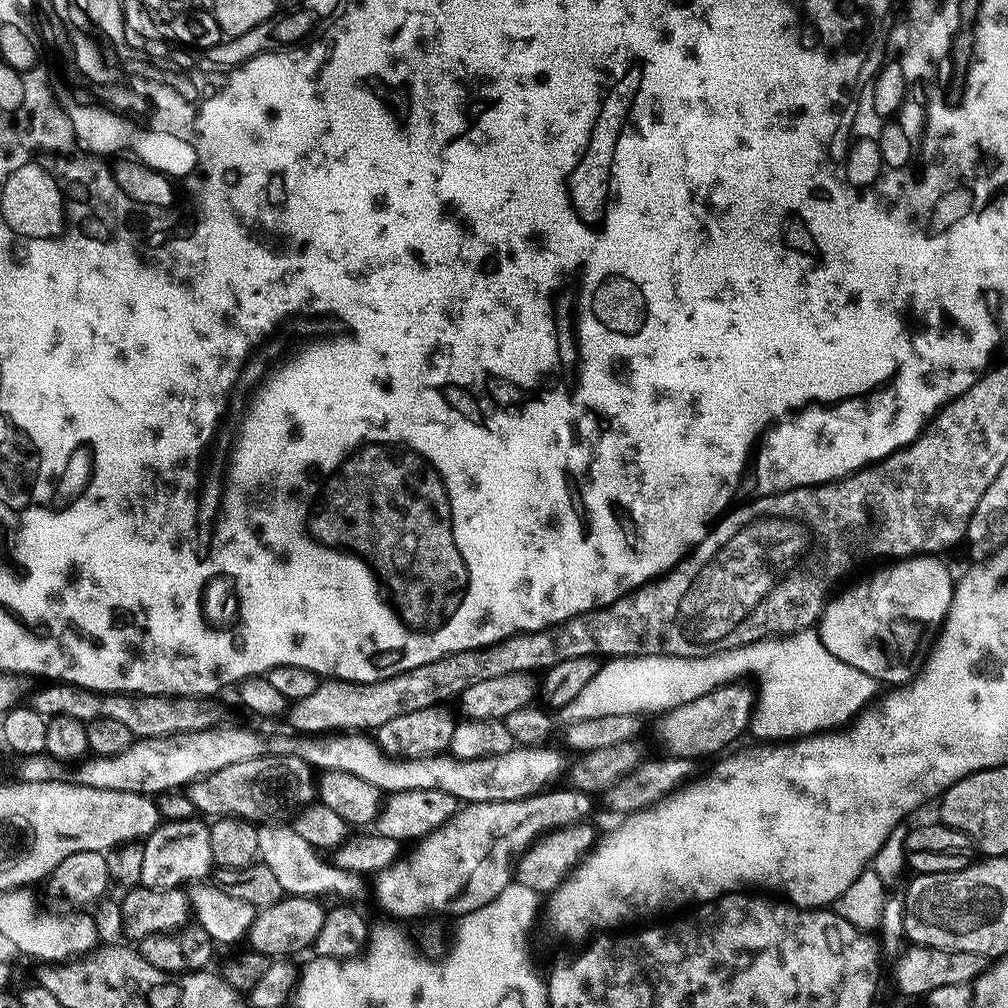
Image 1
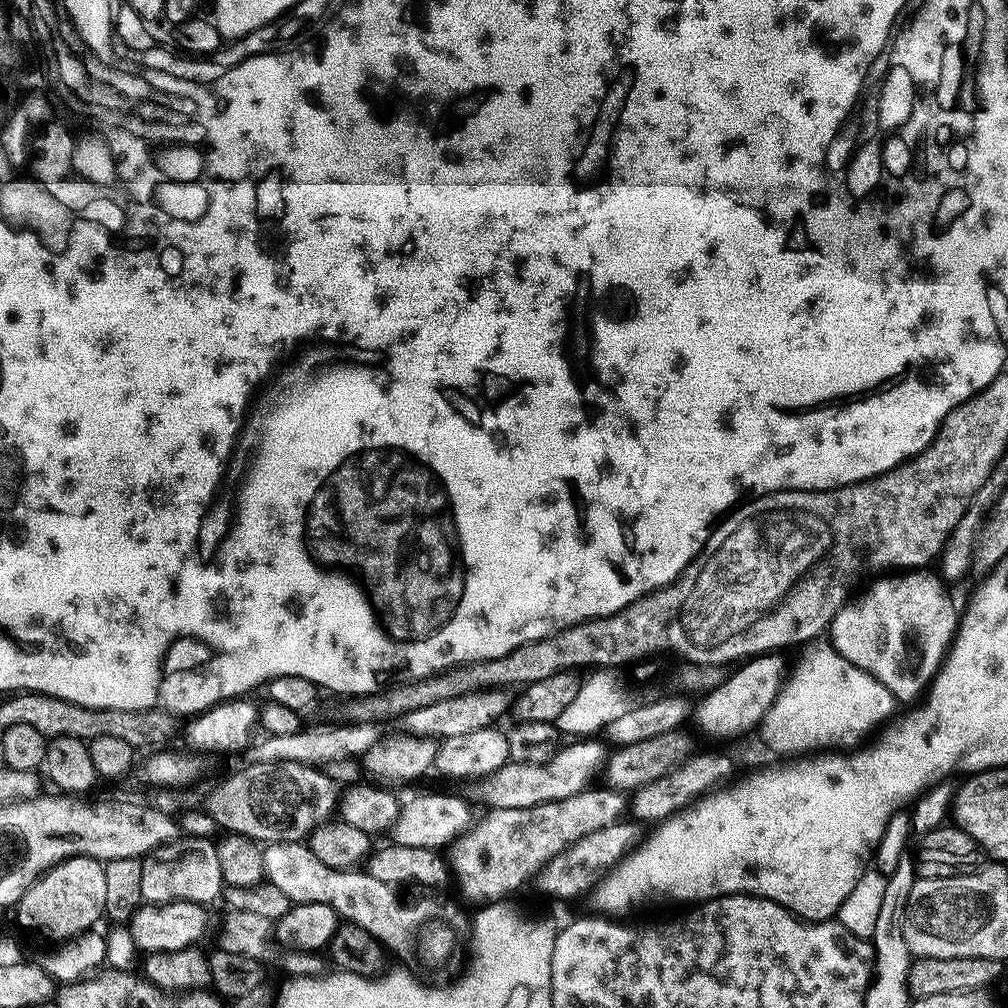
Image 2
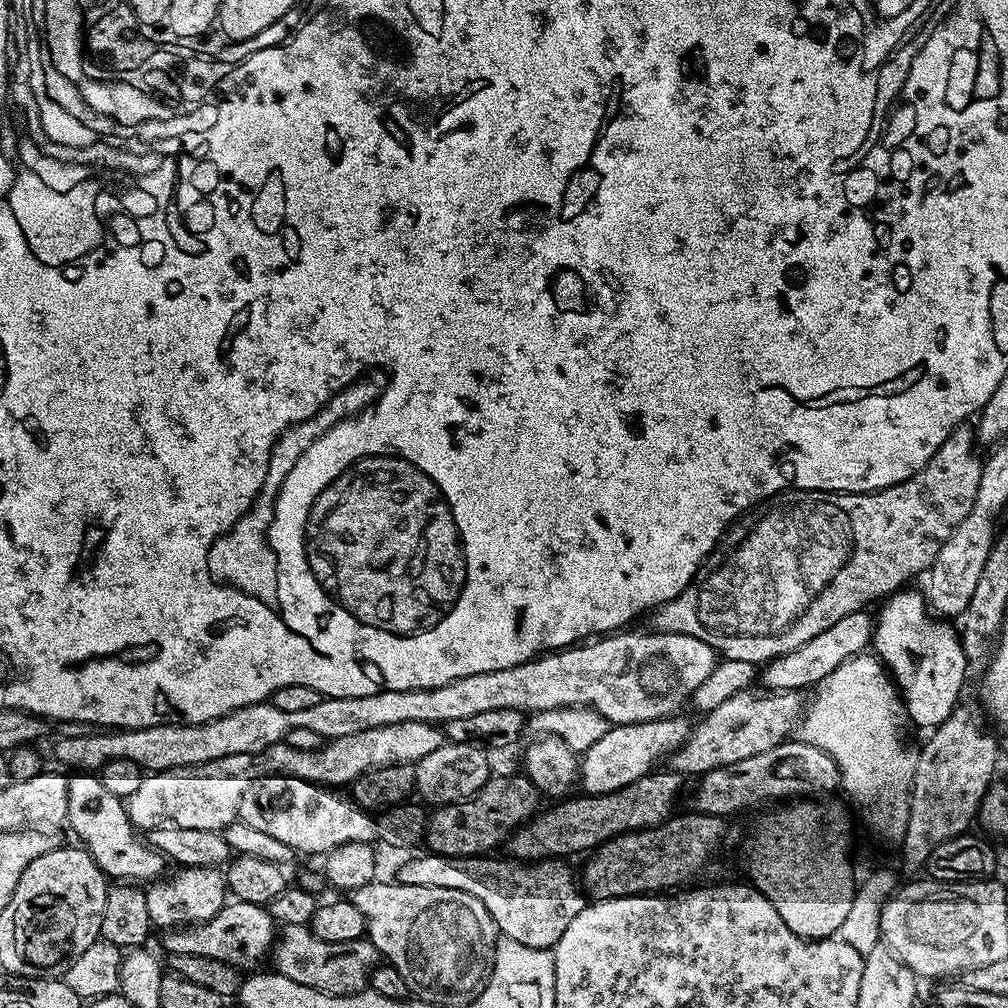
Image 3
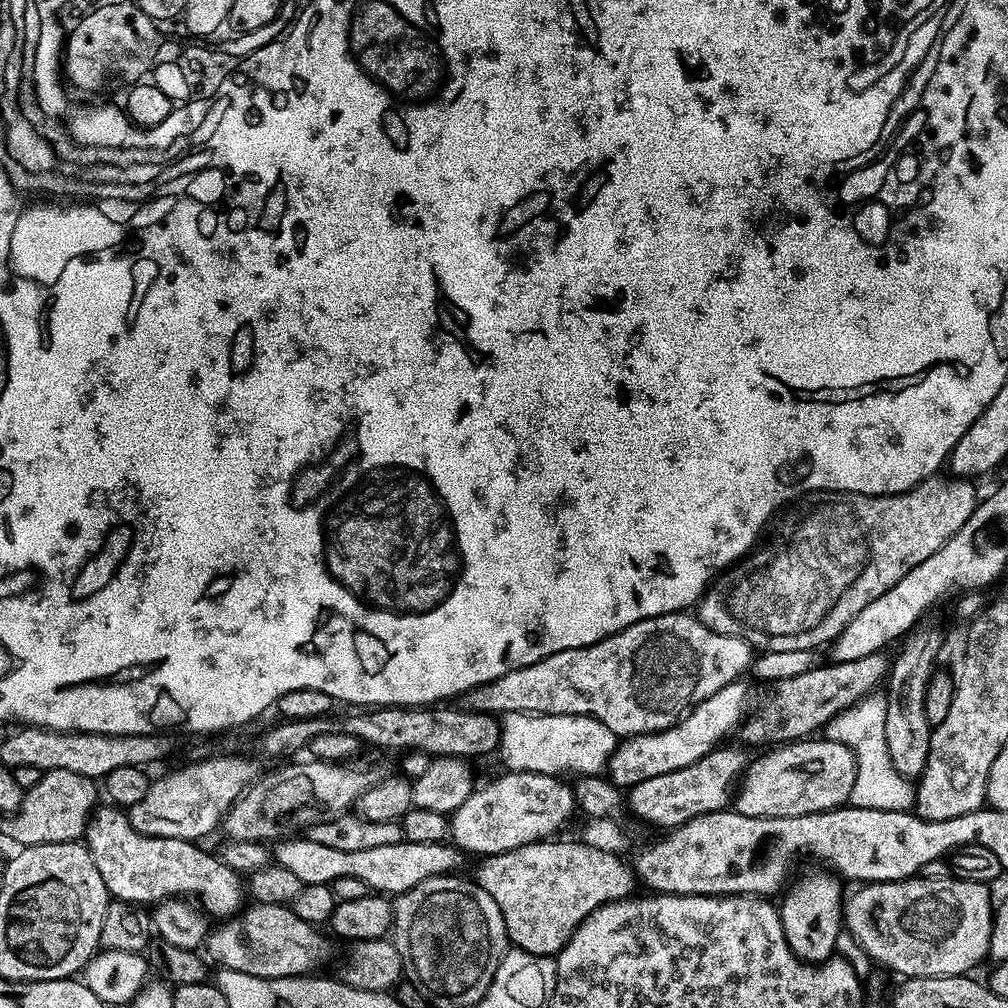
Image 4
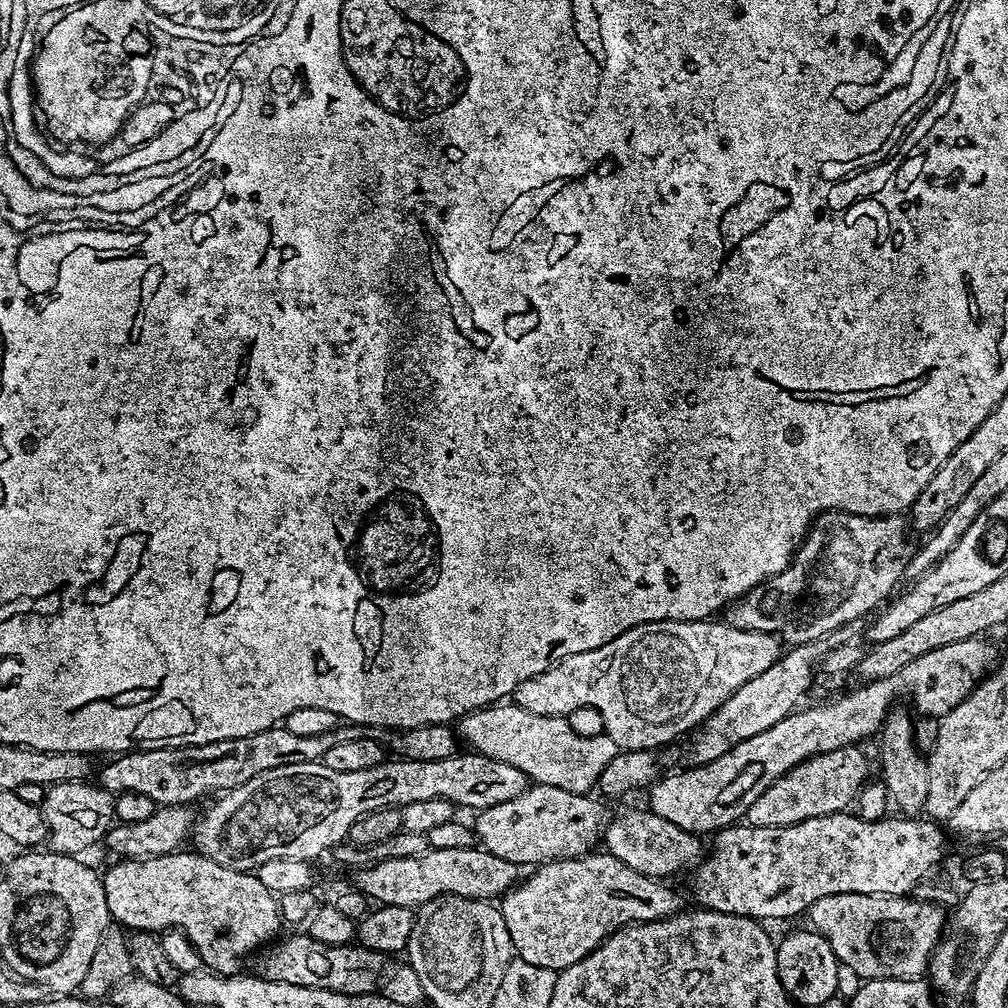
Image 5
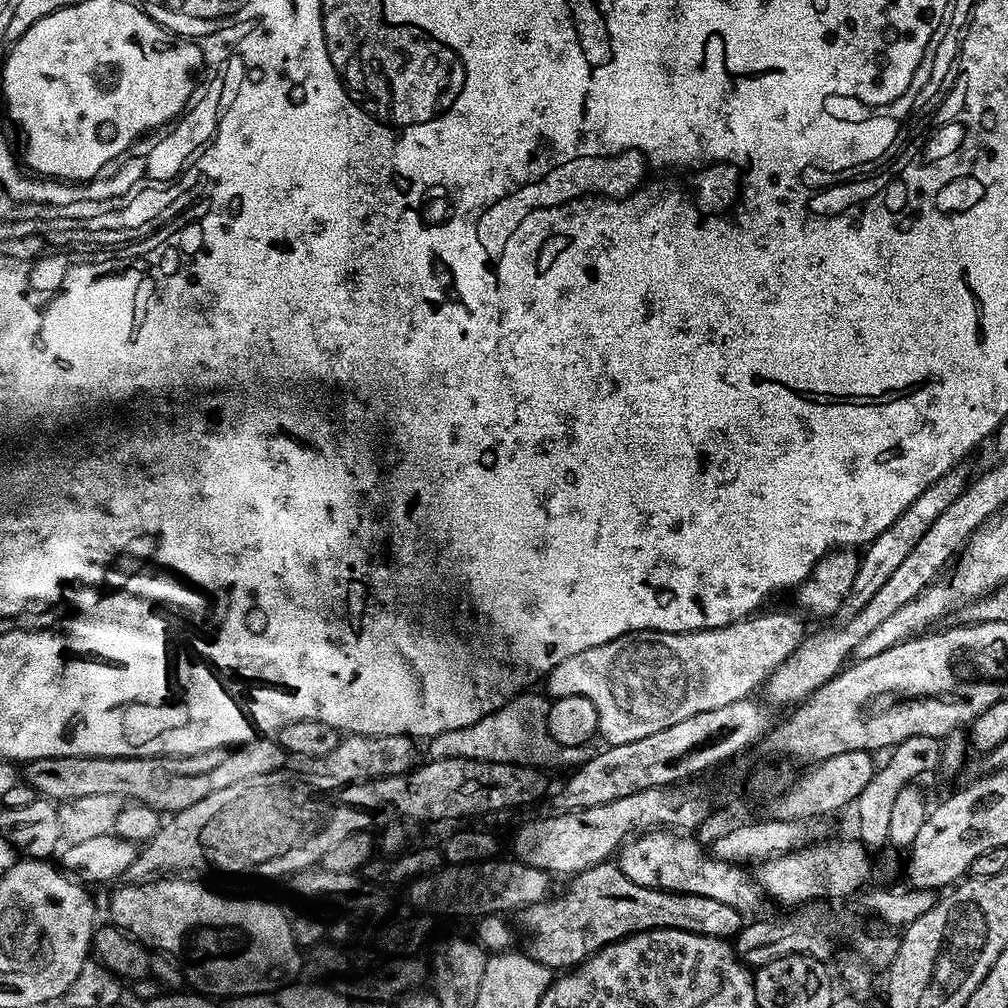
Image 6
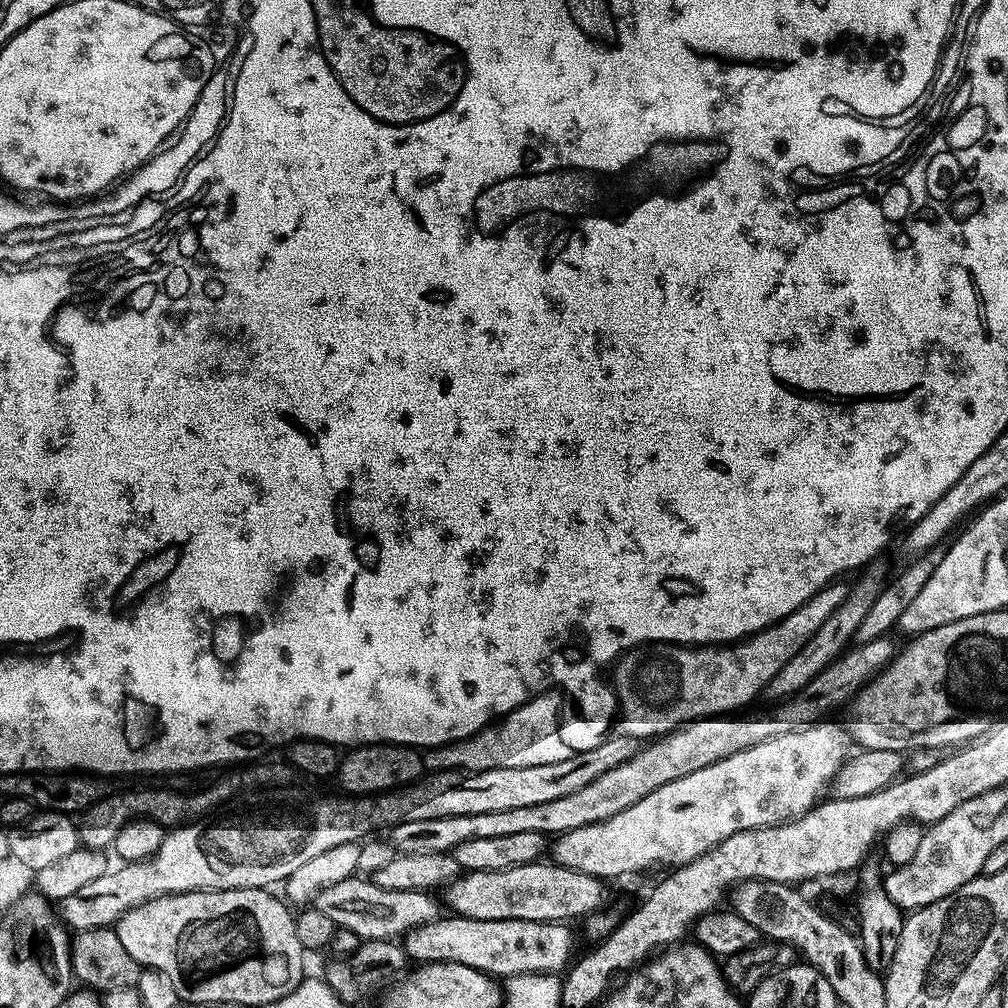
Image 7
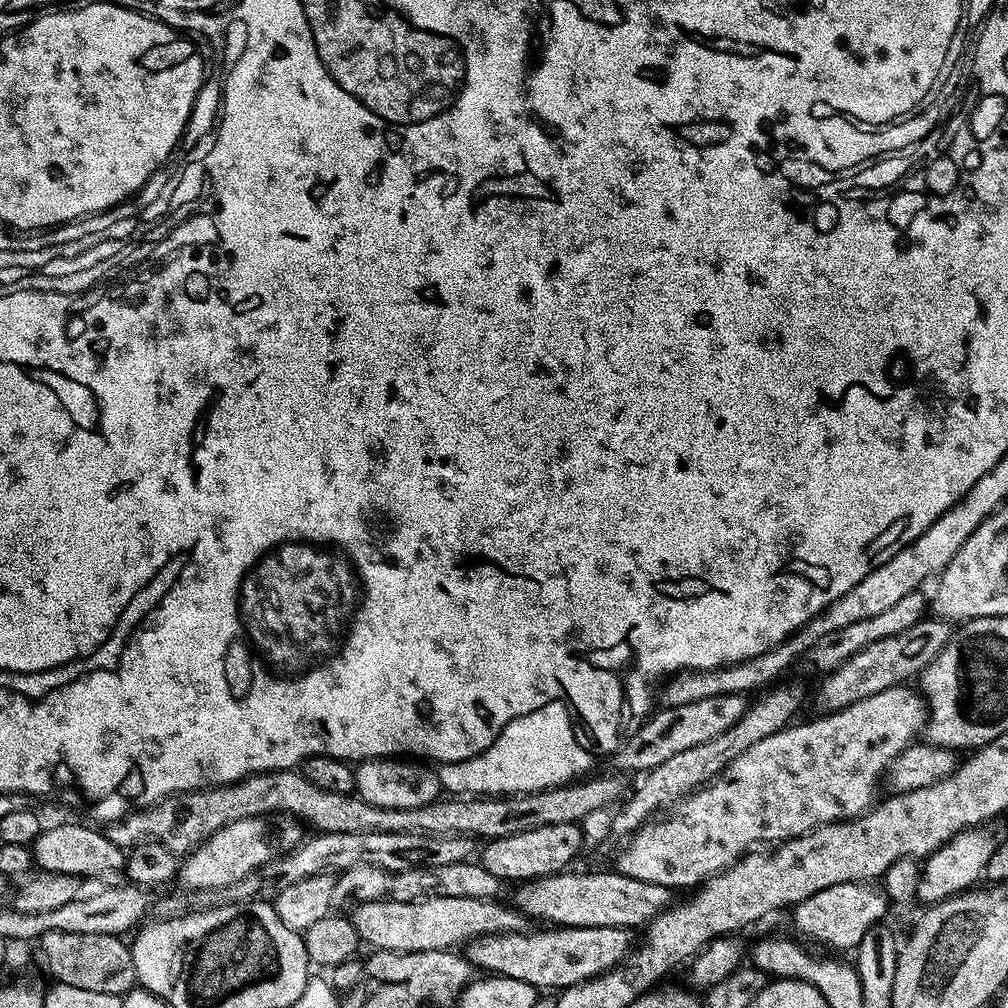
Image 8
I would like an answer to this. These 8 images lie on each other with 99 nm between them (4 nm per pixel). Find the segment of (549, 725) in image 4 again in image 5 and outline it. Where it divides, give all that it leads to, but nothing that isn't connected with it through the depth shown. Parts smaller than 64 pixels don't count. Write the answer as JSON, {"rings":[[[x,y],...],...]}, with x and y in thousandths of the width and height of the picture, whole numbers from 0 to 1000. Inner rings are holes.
{"rings":[[[493,696],[456,711],[454,726],[467,745],[514,760],[531,777],[579,788],[587,784],[583,782],[592,781],[597,764],[610,752],[613,743],[601,728],[578,730],[563,716],[559,710],[526,708],[510,696]]]}

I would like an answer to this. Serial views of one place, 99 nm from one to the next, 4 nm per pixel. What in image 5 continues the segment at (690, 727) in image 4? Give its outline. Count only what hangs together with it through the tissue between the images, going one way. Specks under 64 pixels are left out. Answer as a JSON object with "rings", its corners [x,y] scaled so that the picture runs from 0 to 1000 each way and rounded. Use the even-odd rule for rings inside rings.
{"rings":[[[839,619],[799,639],[783,642],[773,655],[764,661],[764,665],[756,665],[752,673],[744,673],[738,681],[732,681],[724,692],[720,692],[708,705],[699,711],[696,718],[686,727],[687,739],[683,742],[684,759],[708,756],[708,752],[716,752],[727,738],[740,736],[740,732],[748,732],[748,728],[756,728],[756,724],[764,724],[768,716],[776,716],[785,706],[791,705],[794,693],[802,687],[806,679],[806,658],[811,658],[824,643],[829,643],[836,635],[844,635],[847,631],[846,620]]]}

